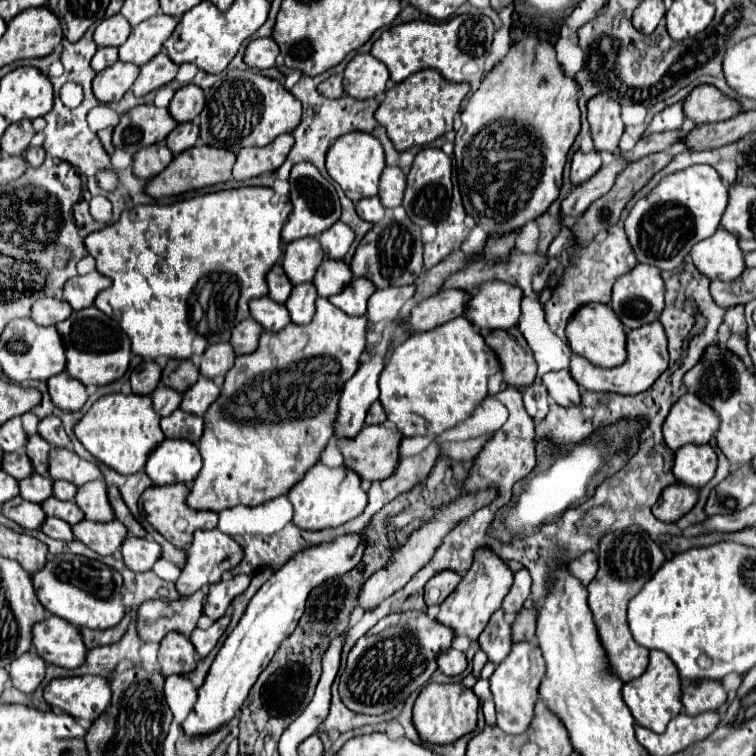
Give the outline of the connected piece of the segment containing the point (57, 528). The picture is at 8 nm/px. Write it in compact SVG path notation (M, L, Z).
M46 518L46 522L42 524L42 532L50 538L58 538L58 540L74 540L72 534L72 526L60 518Z

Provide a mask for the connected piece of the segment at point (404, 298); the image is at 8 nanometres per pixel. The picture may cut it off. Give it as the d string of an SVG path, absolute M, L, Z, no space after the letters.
M400 286L400 288L382 288L376 290L368 300L368 320L378 324L382 320L396 320L402 306L414 296L416 286Z

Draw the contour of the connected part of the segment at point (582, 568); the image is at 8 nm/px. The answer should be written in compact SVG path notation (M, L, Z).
M586 552L578 560L572 560L572 564L568 564L568 568L584 586L588 586L588 582L596 576L596 556L592 552Z

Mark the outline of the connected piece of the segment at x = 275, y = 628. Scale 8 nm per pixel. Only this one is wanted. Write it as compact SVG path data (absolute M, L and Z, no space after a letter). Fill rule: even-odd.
M362 532L344 534L332 542L316 544L316 548L308 548L308 552L298 552L292 562L286 562L270 576L270 580L250 600L238 626L224 640L206 674L204 684L198 688L198 700L182 722L182 730L186 736L208 736L240 714L240 708L256 678L268 666L280 644L294 632L300 616L304 614L304 602L312 588L358 566L364 556L364 548L366 536Z

